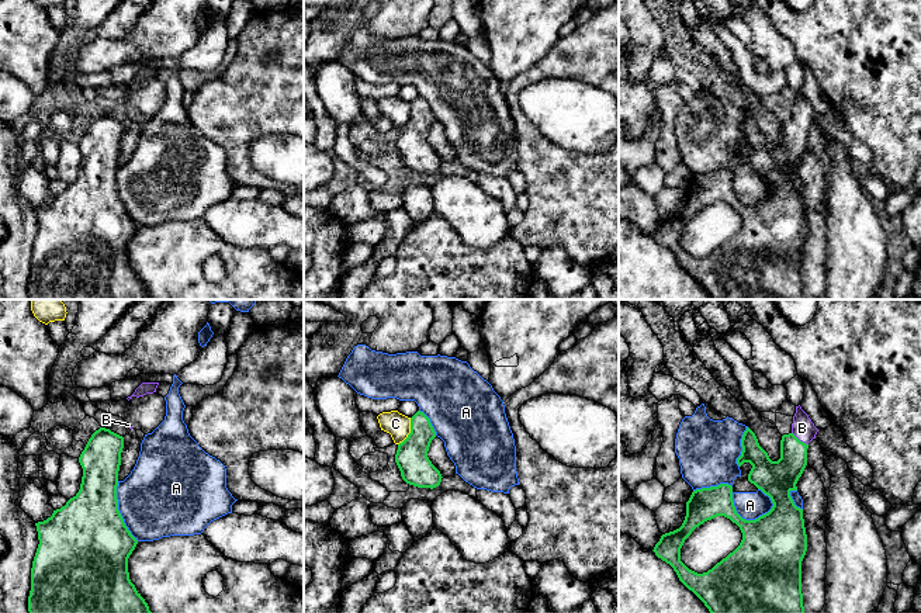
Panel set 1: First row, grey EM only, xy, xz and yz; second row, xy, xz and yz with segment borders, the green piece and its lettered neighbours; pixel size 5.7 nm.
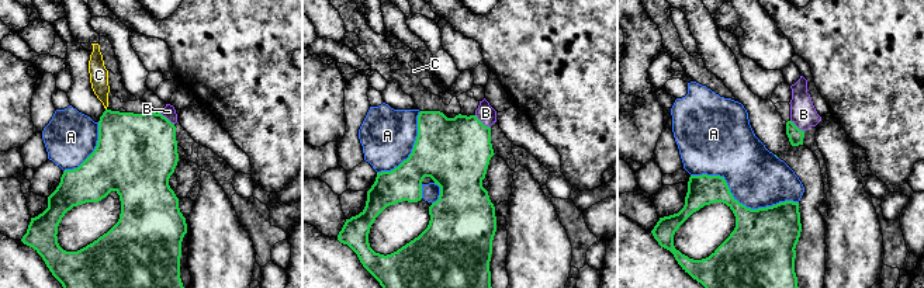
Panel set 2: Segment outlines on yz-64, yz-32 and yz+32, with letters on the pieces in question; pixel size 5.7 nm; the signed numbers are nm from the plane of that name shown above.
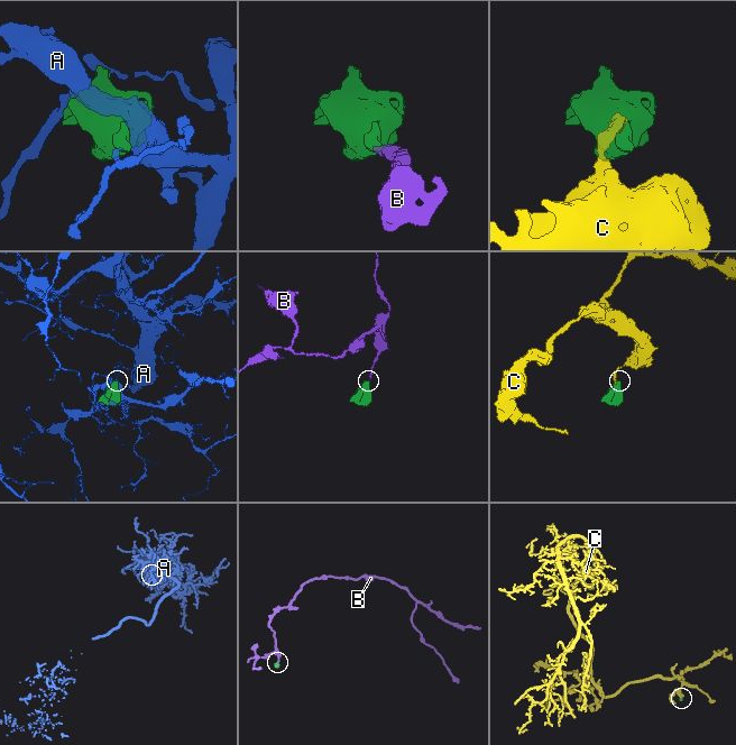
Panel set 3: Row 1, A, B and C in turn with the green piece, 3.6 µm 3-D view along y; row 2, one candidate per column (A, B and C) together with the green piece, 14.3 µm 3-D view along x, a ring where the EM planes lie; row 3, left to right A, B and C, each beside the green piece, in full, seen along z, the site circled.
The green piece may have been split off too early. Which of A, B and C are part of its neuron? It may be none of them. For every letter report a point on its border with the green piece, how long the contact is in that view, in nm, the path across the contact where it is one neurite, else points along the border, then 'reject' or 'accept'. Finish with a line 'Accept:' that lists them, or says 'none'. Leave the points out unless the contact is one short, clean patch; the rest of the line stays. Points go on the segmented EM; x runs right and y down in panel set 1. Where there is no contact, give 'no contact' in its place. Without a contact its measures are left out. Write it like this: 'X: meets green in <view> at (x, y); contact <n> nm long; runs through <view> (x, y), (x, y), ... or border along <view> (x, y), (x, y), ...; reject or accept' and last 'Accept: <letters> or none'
A: meets green in yz at (744, 519); contact 260 nm long; reject
B: meets green in yz at (799, 440); contact 120 nm long; runs through yz (778, 478), (790, 466), (799, 440), (802, 428); accept
C: meets green in xz at (411, 432); contact 180 nm long; border along xz (411, 418), (411, 432), (398, 444); reject
Accept: B

